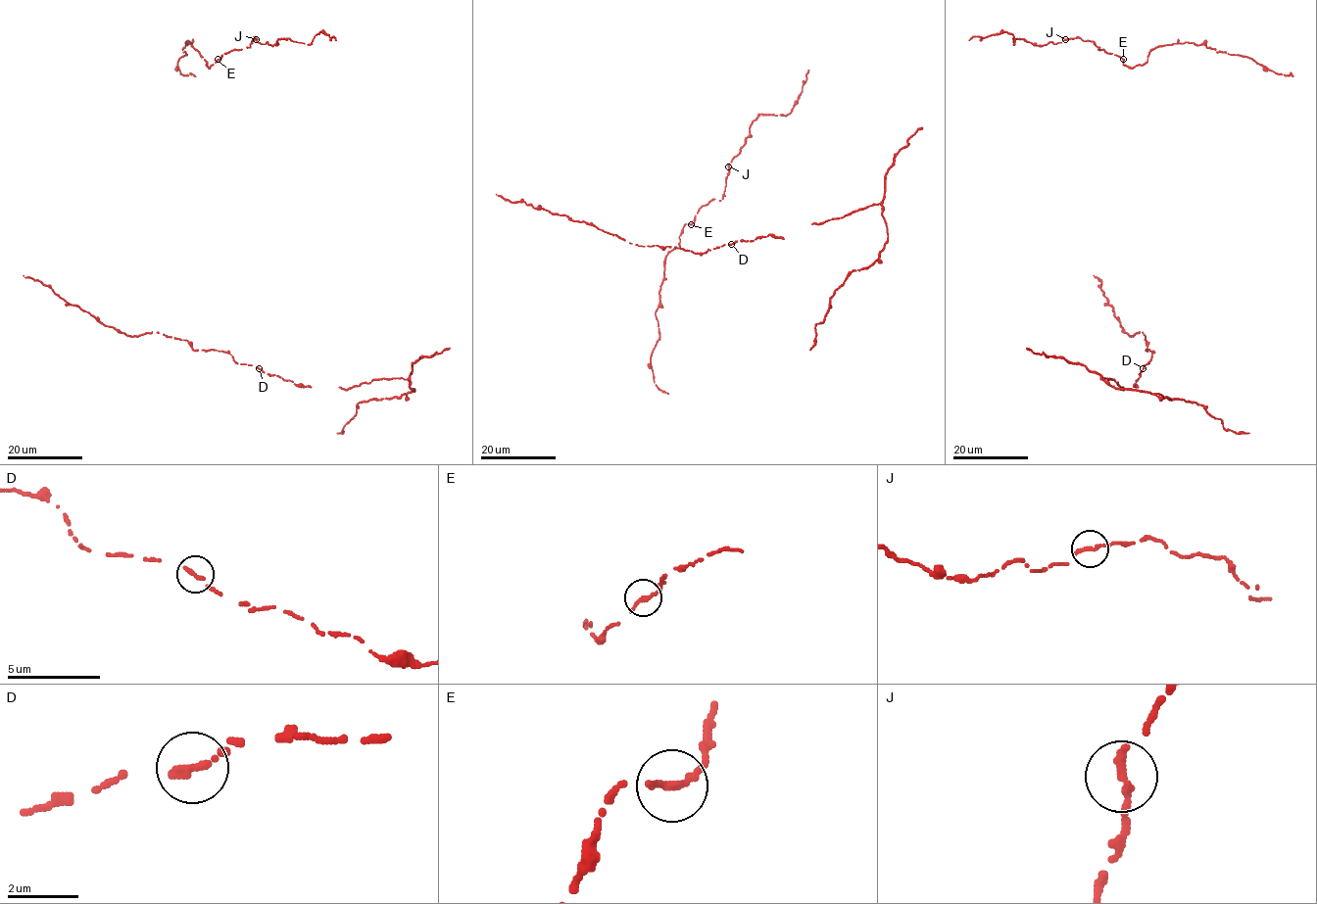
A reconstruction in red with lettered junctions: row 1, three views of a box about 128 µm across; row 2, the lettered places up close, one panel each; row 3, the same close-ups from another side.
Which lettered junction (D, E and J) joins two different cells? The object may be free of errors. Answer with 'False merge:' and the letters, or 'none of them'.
False merge: none of them

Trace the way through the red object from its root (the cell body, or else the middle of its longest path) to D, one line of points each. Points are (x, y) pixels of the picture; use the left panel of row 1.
D: (274, 375), (259, 368)

